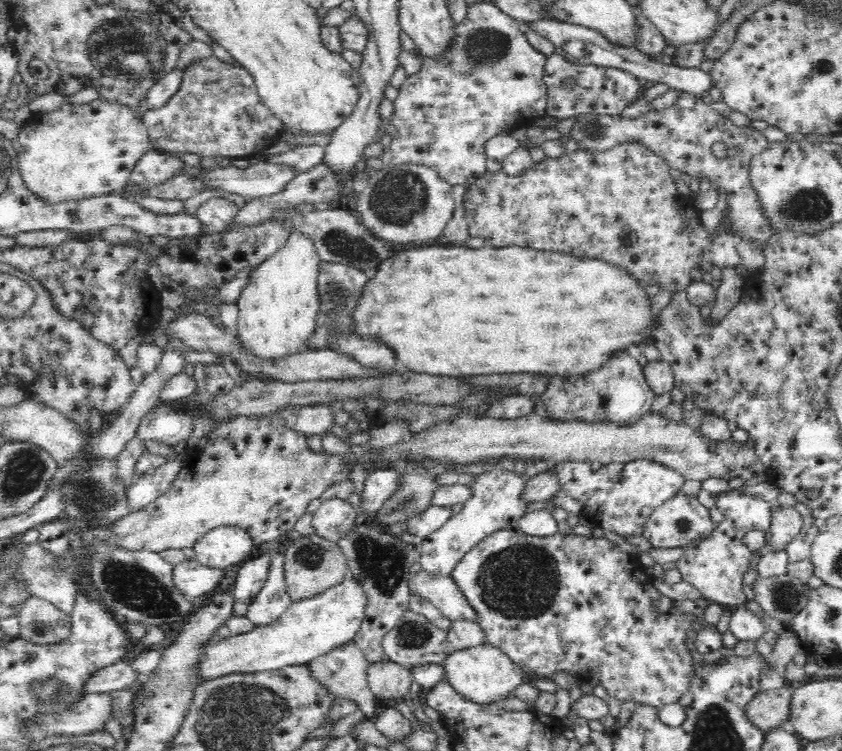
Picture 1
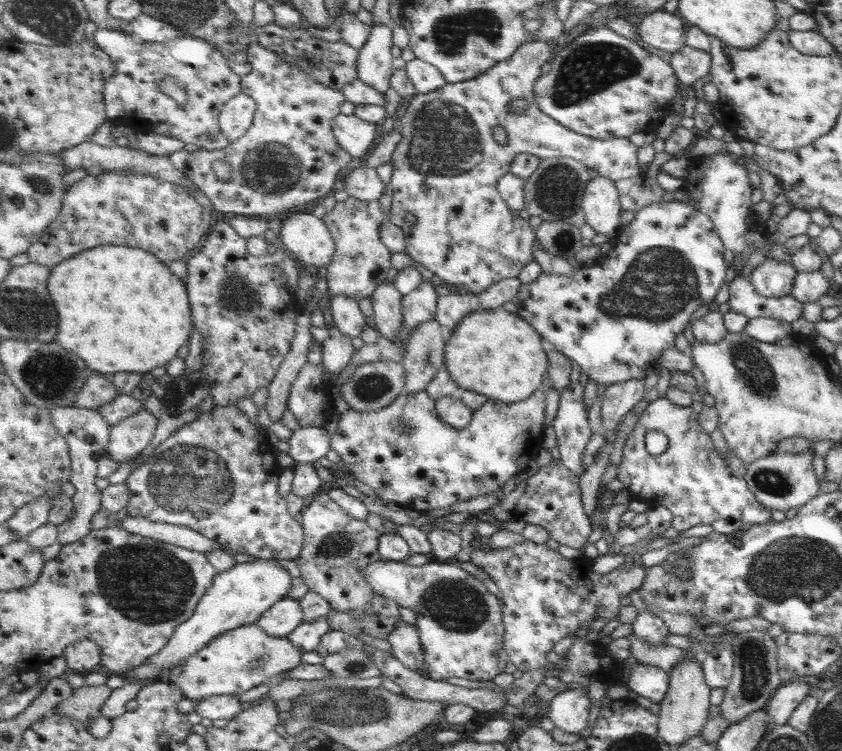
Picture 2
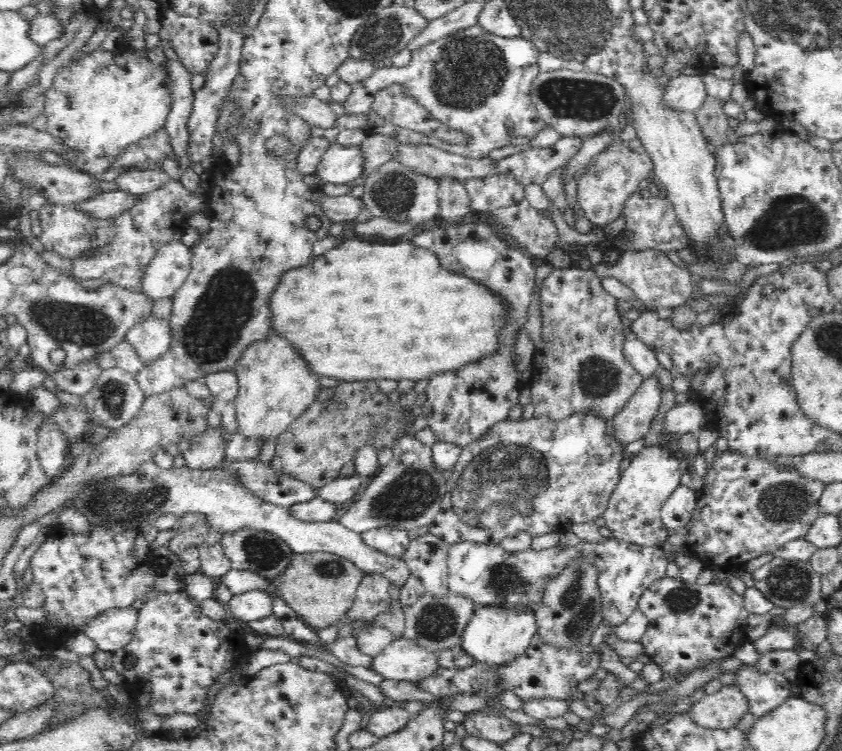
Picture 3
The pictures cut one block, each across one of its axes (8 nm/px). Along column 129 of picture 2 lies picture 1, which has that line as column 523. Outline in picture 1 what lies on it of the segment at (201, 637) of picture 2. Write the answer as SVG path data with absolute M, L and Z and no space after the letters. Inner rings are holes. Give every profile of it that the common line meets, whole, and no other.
M482 643L459 651L454 650L447 656L443 667L448 684L462 695L462 698L476 704L498 703L506 700L522 684L526 673L512 663L510 657L490 643Z

